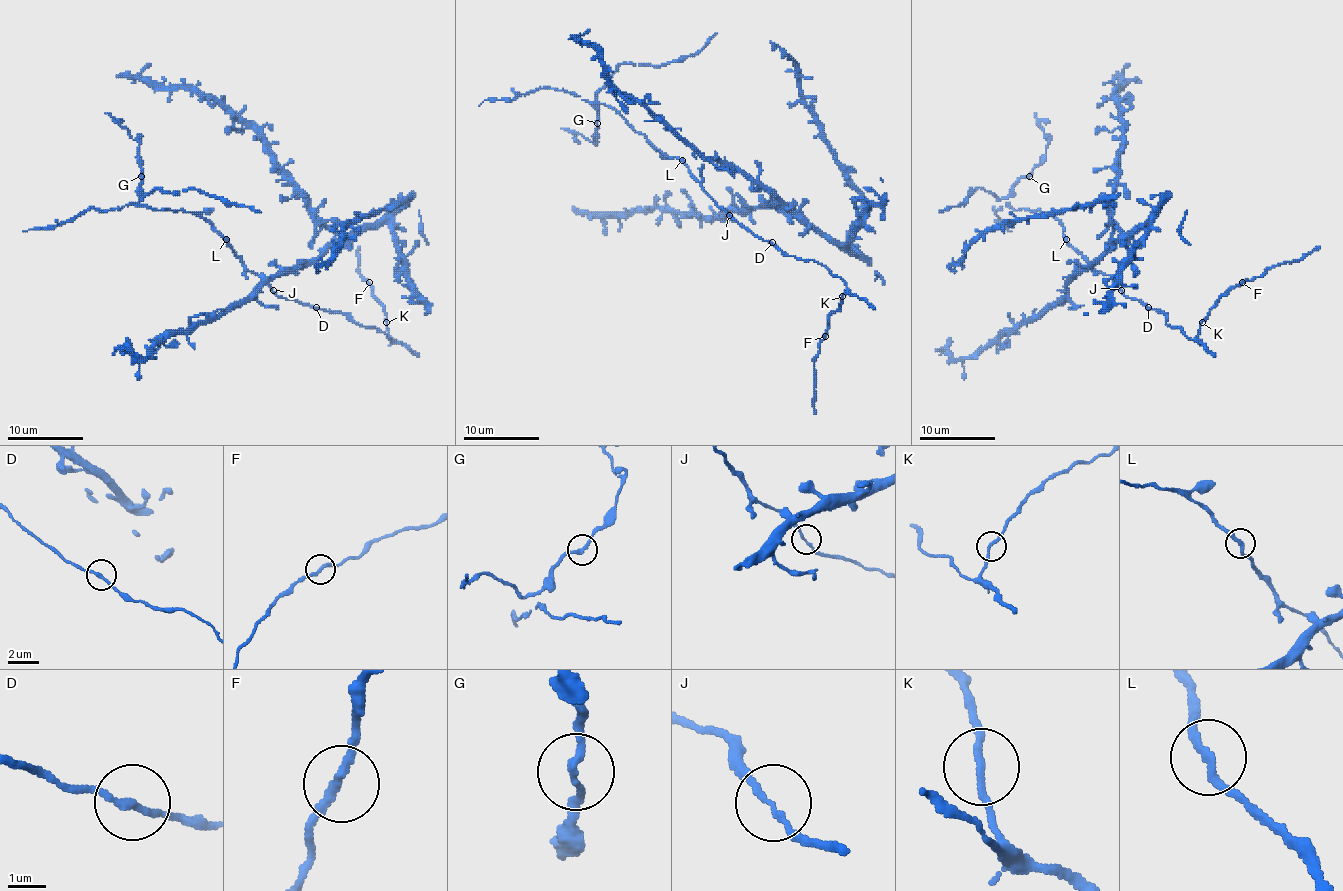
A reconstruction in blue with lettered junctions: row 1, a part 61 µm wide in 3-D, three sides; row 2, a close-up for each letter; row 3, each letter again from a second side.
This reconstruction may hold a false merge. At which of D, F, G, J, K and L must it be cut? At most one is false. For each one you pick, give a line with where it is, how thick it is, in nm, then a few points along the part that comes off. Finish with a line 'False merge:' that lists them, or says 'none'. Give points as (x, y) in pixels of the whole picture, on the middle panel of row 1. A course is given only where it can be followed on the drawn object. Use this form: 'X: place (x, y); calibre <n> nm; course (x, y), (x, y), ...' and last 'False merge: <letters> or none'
False merge: none

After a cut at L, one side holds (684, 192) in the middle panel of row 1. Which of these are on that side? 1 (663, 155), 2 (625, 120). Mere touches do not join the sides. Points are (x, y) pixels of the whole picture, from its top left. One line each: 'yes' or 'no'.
1: no
2: no

